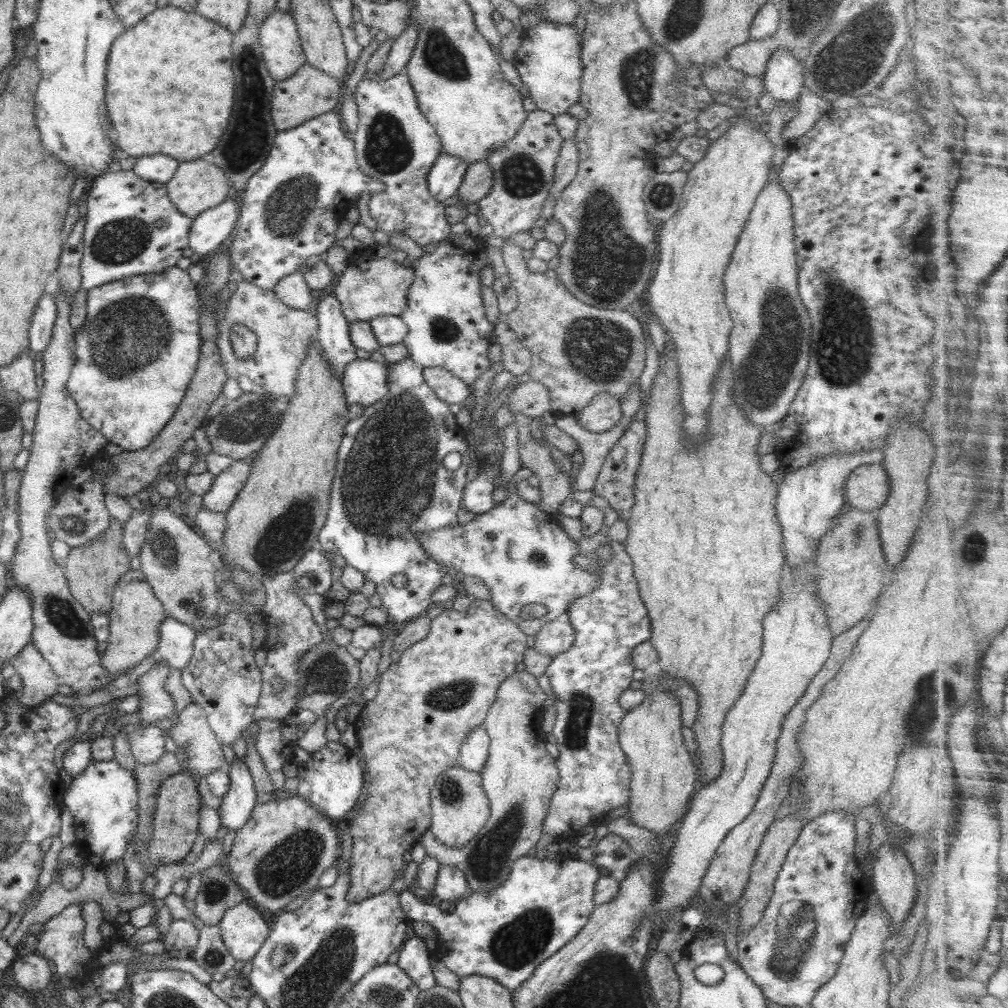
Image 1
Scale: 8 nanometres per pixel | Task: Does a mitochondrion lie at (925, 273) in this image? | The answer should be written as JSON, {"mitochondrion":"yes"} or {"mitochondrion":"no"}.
{"mitochondrion":"no"}

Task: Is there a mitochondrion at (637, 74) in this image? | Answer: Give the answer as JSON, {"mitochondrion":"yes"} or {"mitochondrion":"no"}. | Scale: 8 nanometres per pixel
{"mitochondrion":"yes"}

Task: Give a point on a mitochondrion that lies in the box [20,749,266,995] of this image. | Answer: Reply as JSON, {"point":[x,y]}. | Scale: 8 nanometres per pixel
{"point":[216,889]}

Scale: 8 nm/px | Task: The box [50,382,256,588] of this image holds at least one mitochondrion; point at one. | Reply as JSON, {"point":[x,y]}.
{"point":[165,548]}

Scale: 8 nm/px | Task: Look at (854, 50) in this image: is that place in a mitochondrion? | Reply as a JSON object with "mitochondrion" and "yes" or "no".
{"mitochondrion":"yes"}

